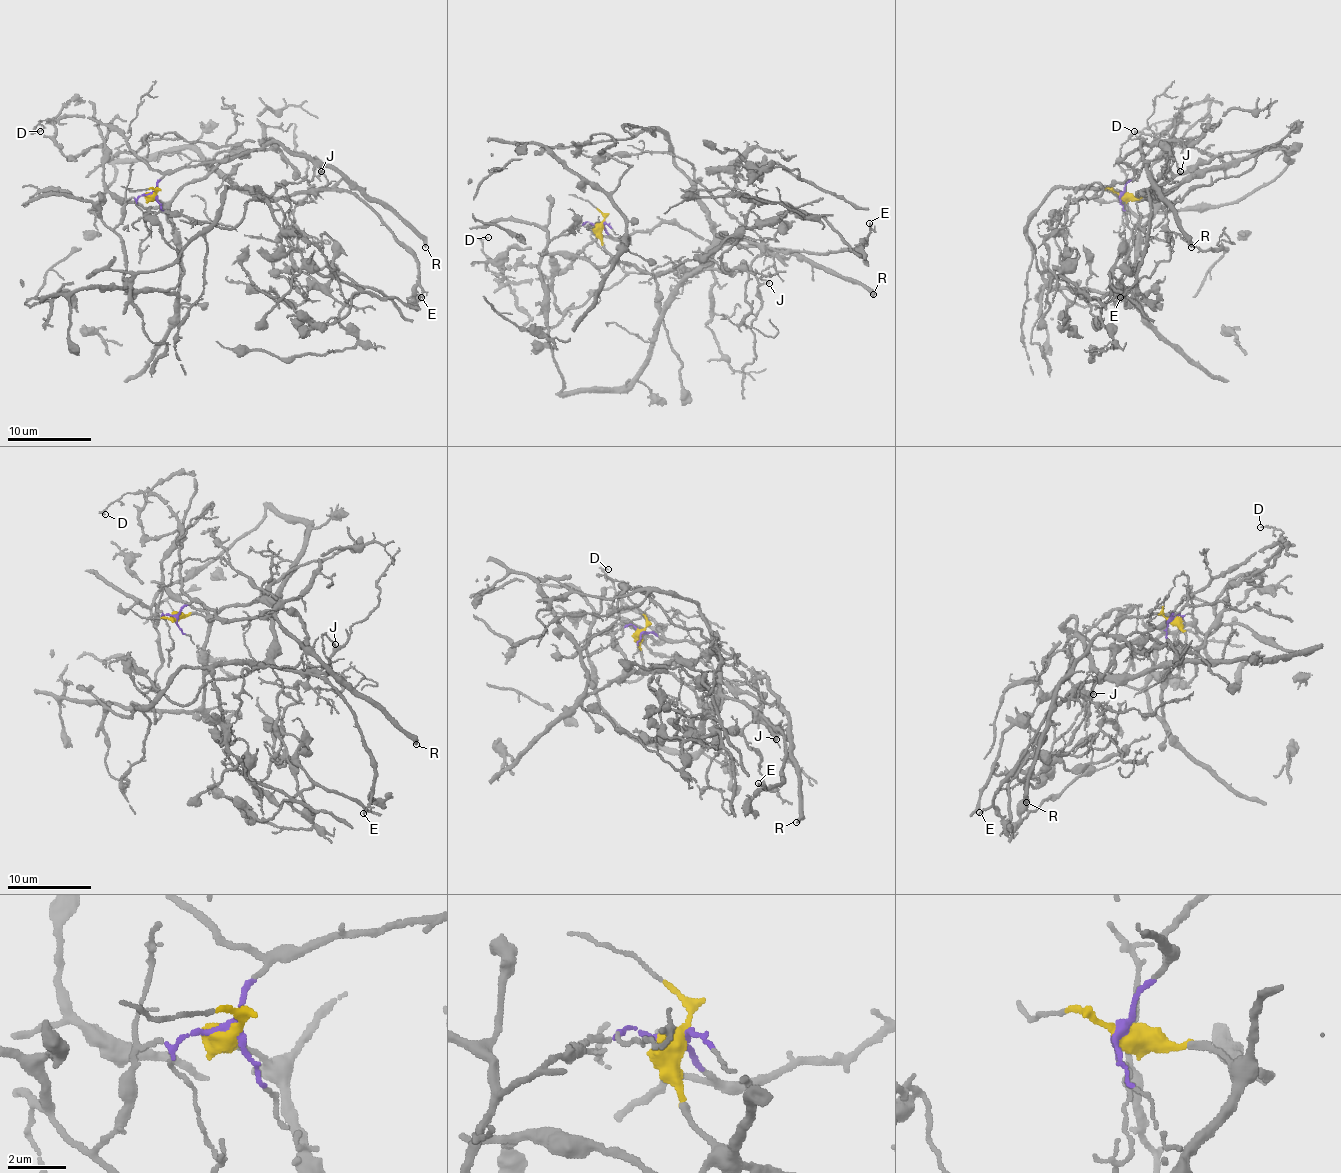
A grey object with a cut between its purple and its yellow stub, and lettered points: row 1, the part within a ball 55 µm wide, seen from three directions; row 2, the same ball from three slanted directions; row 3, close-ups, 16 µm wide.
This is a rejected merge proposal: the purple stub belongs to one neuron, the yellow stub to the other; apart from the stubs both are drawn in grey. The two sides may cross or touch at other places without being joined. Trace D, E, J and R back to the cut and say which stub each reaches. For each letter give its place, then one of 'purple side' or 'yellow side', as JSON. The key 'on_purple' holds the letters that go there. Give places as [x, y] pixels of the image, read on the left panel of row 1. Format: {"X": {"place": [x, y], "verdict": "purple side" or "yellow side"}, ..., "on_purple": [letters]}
{"D": {"place": [40, 131], "verdict": "purple side"}, "E": {"place": [421, 297], "verdict": "yellow side"}, "J": {"place": [321, 171], "verdict": "purple side"}, "R": {"place": [425, 247], "verdict": "purple side"}, "on_purple": ["D", "J", "R"]}

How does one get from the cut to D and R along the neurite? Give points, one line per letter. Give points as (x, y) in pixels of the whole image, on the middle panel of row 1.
D: (599, 223), (610, 236), (597, 236), (564, 269), (532, 280), (499, 280), (482, 250), (482, 240), (488, 238)
R: (599, 223), (614, 238), (679, 223), (715, 246), (788, 248), (861, 282), (874, 294)

